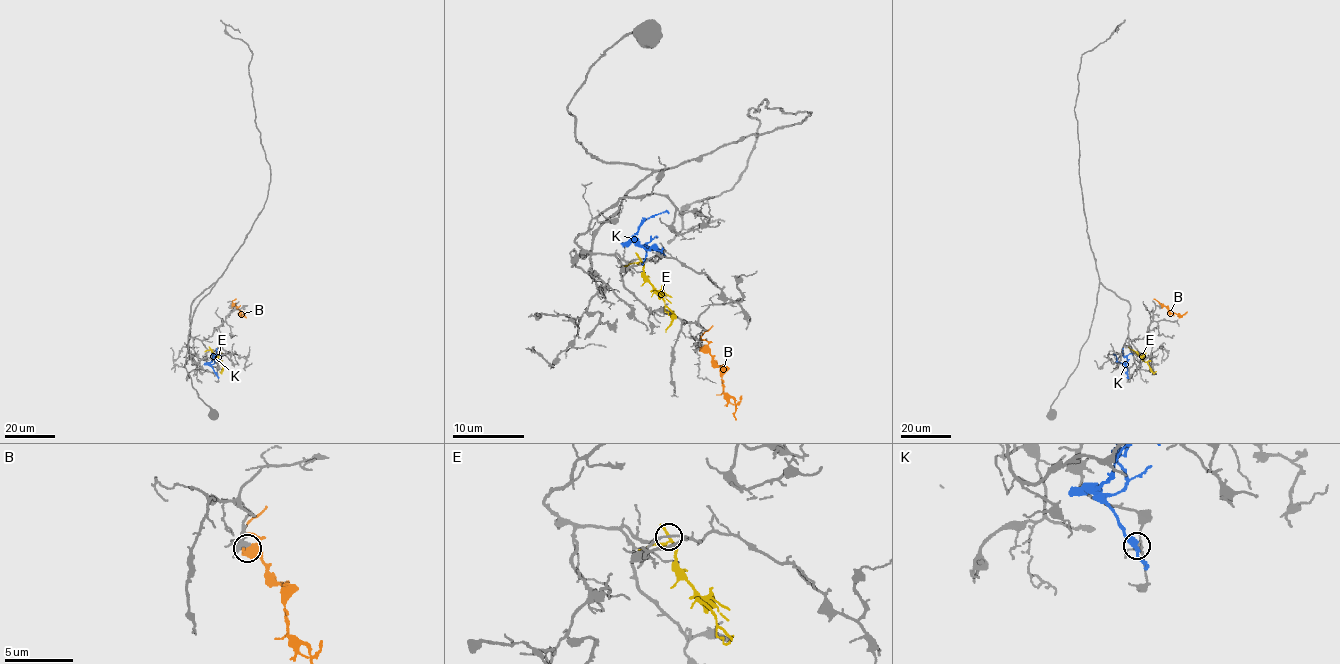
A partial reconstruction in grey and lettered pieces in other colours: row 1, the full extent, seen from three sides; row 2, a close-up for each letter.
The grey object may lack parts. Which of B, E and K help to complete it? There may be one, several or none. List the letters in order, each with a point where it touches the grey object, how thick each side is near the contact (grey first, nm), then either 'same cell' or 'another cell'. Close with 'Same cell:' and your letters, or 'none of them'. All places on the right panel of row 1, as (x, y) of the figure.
B: contact (1161, 305); calibres 400 and 440 nm; another cell
E: contact (1130, 349); calibres 130 and 170 nm; another cell
K: contact (1127, 374); calibres 100 and 380 nm; another cell
Same cell: none of them

